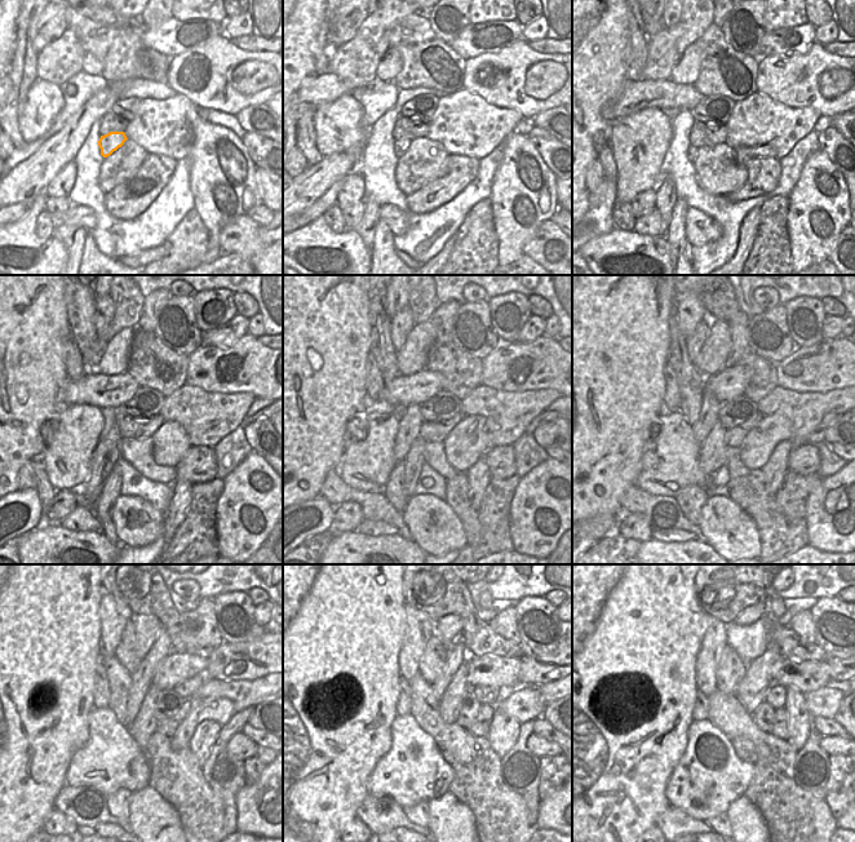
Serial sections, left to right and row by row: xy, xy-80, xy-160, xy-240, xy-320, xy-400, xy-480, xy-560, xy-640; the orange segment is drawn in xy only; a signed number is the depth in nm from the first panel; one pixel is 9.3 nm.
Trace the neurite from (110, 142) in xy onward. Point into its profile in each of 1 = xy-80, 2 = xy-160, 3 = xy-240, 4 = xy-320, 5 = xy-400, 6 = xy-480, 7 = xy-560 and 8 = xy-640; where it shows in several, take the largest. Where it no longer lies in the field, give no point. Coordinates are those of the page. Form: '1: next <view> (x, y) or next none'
1: next xy-80 (402, 145)
2: next xy-160 (692, 151)
3: next xy-240 (115, 455)
4: next xy-320 (394, 491)
5: next xy-400 (691, 499)
6: next xy-480 (118, 803)
7: next xy-560 (419, 814)
8: next xy-640 (720, 824)

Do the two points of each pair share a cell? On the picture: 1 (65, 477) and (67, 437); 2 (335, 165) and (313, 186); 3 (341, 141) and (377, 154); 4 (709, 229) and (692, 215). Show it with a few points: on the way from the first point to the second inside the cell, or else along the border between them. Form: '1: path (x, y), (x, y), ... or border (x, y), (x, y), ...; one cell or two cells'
1: path (69, 466), (67, 447); one cell
2: path (329, 169), (318, 181); one cell
3: border (368, 134), (362, 153); two cells
4: path (705, 225), (696, 218); one cell

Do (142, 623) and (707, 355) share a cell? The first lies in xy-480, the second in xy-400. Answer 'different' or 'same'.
same

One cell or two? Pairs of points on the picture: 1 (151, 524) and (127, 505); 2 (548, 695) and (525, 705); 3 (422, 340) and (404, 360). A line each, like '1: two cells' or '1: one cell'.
1: one cell
2: two cells
3: one cell

